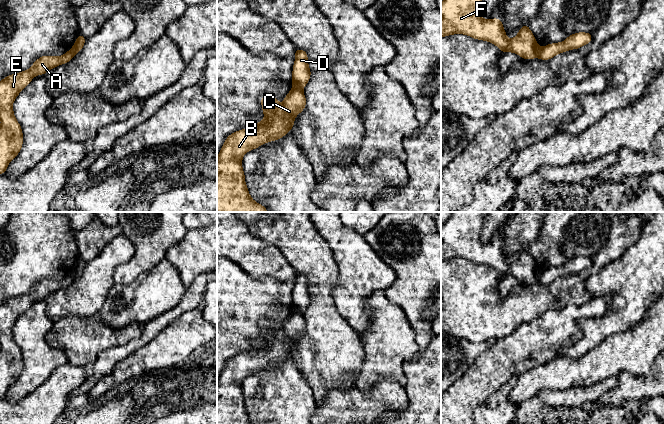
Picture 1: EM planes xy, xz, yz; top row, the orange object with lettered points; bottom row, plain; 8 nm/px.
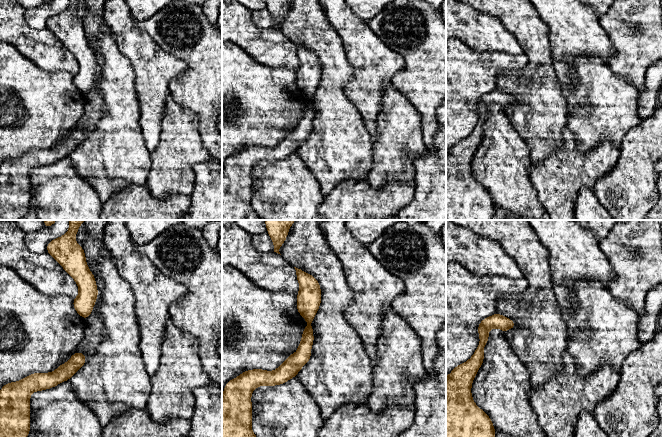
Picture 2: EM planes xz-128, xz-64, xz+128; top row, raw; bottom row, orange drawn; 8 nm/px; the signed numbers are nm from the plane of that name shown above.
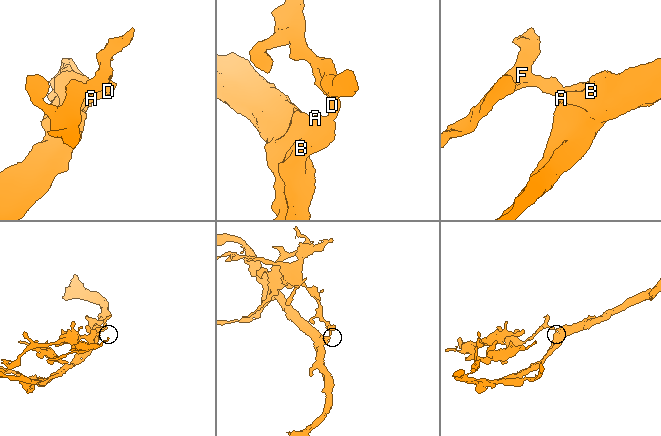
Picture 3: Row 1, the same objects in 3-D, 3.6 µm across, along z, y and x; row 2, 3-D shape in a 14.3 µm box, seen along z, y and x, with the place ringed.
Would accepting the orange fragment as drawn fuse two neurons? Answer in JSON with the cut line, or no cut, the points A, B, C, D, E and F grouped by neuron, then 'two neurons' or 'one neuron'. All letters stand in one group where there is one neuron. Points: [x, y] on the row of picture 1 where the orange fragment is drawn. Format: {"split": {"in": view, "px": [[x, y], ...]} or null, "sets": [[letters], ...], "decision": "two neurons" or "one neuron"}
{"split": {"in": "xz", "px": [[293, 84], [301, 89]]}, "sets": [["A", "B", "C", "E"], ["D", "F"]], "decision": "two neurons"}

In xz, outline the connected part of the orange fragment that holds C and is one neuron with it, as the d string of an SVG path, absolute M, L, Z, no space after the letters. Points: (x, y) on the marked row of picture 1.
M293 85L281 105L282 112L278 111L280 107L278 98L265 95L261 97L261 105L266 117L254 127L230 134L217 157L217 212L268 212L263 205L255 202L248 192L242 158L246 152L256 149L264 143L278 140L292 130L294 118L306 107L306 97L301 88Z

